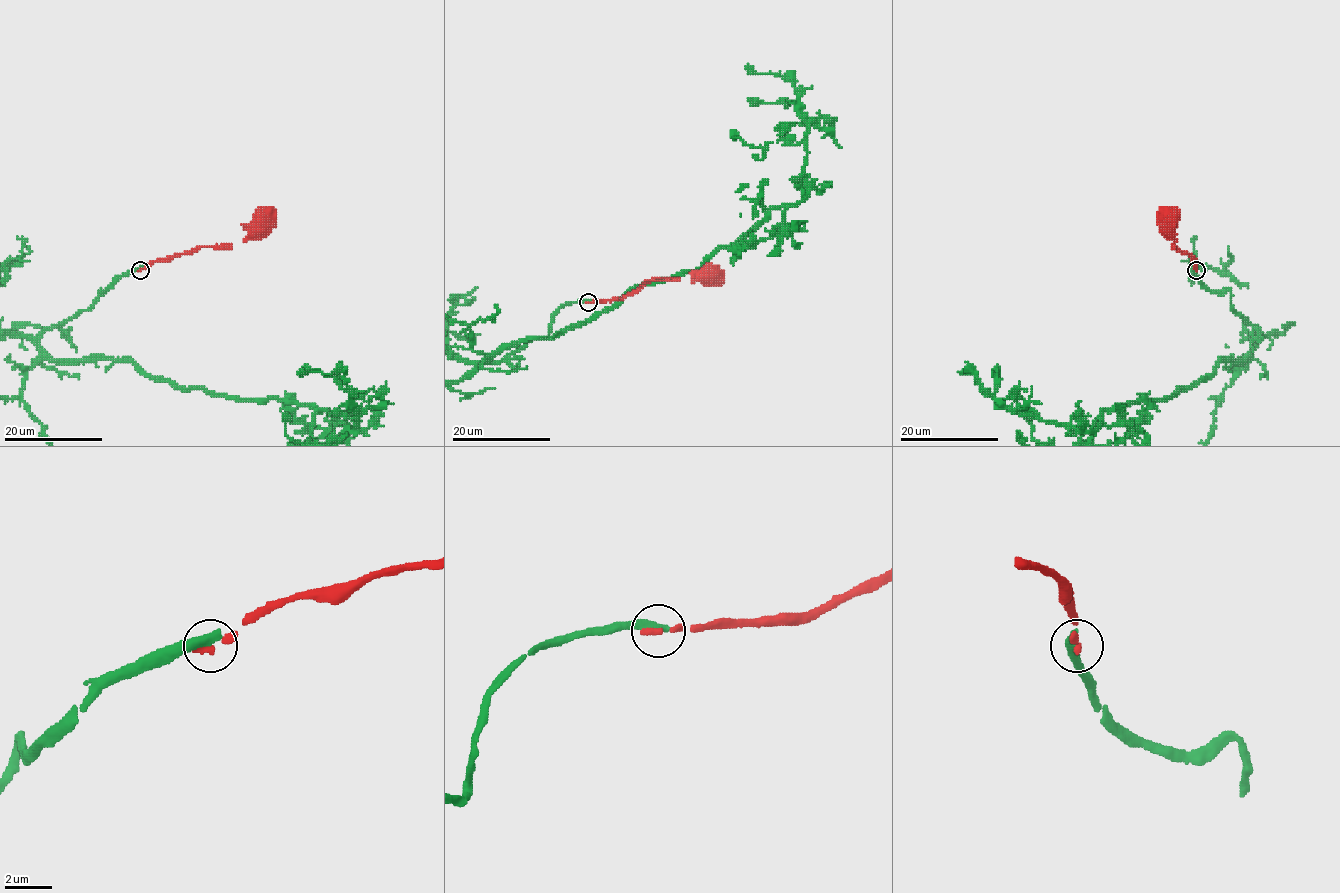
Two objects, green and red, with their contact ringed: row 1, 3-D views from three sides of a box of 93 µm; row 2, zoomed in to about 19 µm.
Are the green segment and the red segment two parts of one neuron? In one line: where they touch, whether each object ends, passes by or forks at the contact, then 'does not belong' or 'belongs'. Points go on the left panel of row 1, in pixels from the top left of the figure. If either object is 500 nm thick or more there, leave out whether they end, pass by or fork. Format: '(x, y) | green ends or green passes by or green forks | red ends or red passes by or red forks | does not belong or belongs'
(140, 270) | green ends | red ends | does not belong

